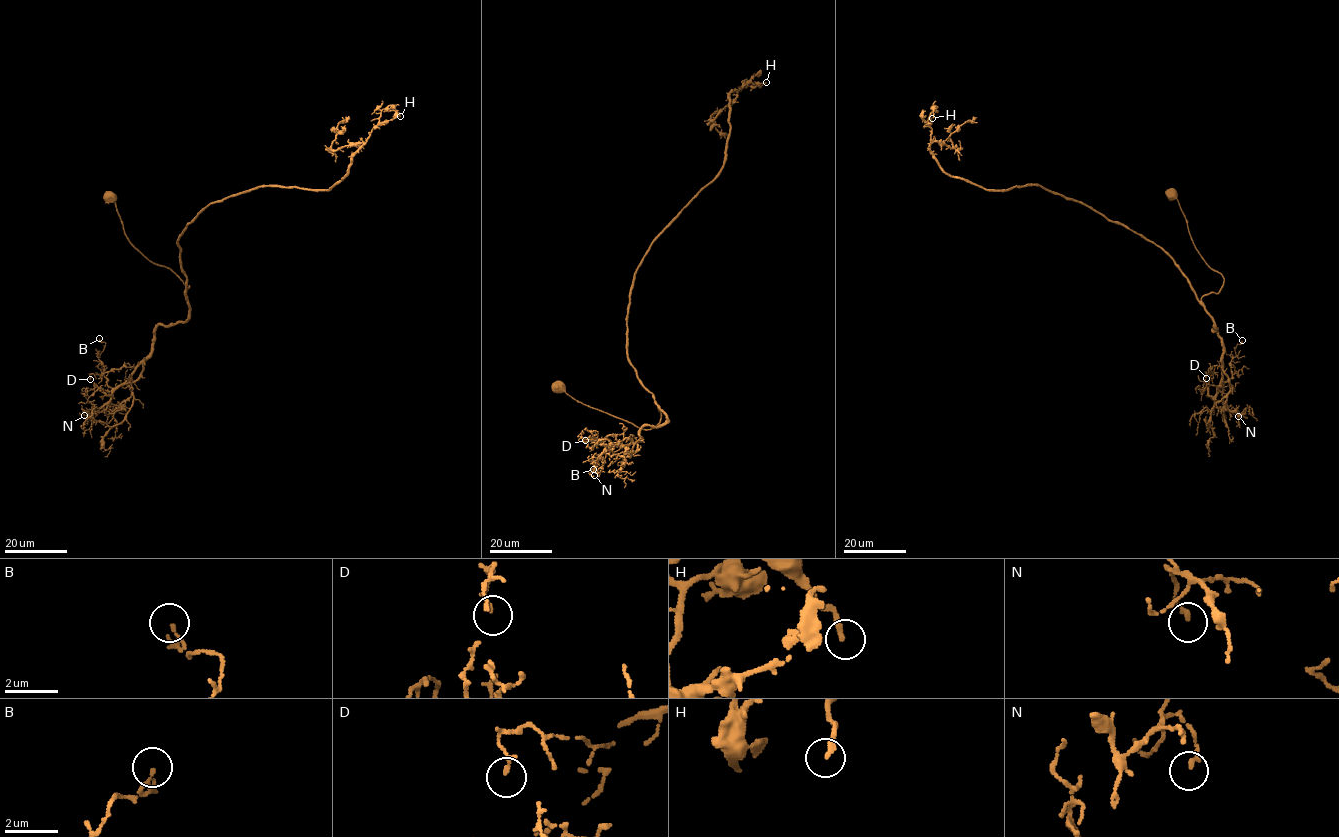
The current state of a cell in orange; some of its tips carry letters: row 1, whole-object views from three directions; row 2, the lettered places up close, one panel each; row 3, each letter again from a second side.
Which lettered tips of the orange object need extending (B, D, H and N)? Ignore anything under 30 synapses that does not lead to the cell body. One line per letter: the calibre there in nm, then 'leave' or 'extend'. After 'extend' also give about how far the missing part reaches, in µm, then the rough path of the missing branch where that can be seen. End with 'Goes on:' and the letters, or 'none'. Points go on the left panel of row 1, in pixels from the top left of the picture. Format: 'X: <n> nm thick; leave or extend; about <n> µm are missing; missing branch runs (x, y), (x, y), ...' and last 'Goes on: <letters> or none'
B: 130 nm thick; leave
D: 130 nm thick; leave
H: 190 nm thick; leave
N: 160 nm thick; leave
Goes on: none

